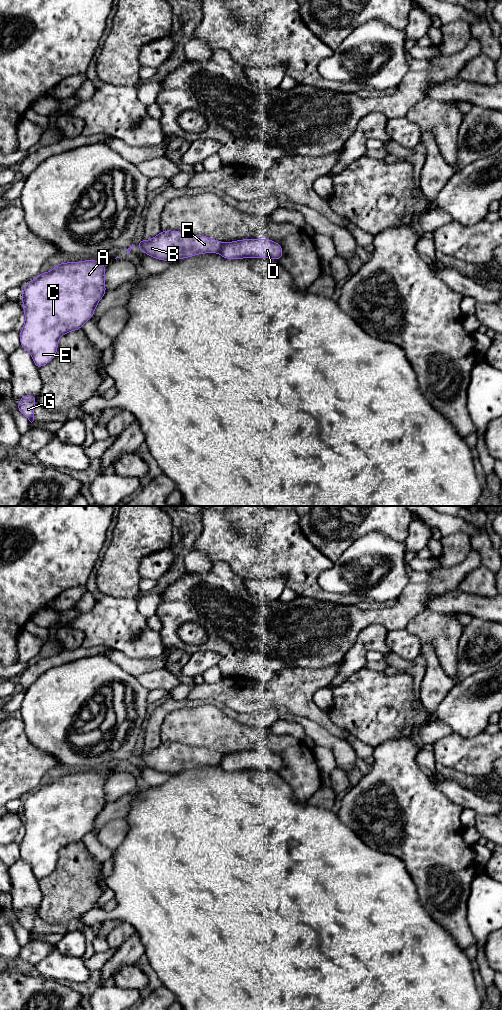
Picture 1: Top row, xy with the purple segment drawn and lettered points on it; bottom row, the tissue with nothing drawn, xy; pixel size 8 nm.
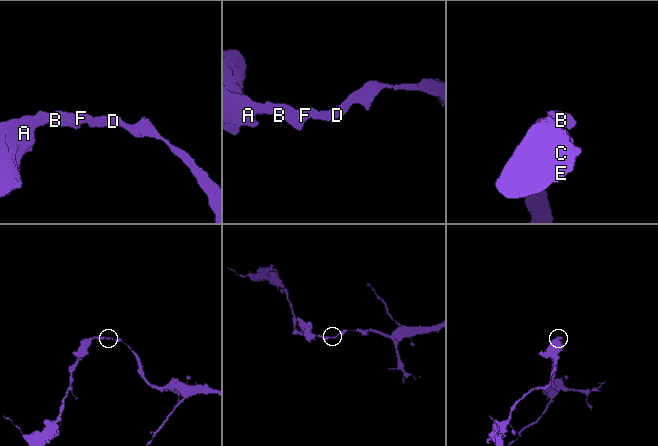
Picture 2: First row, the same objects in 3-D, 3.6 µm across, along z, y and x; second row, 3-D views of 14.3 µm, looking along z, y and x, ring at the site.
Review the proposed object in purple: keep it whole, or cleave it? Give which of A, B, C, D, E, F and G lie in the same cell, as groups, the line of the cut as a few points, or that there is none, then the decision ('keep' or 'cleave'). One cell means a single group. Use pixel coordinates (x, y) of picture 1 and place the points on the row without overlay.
A B C E F G / D; cut in xy along (225, 755), (217, 764); cleave

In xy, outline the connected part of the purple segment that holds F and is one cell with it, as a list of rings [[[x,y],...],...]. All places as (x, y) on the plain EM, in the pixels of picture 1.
[[[166,742],[150,752],[142,751],[136,759],[150,769],[173,774],[198,766],[218,765],[224,756],[202,747]]]

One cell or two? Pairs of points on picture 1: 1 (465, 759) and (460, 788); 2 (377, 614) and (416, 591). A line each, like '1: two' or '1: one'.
1: two
2: one

